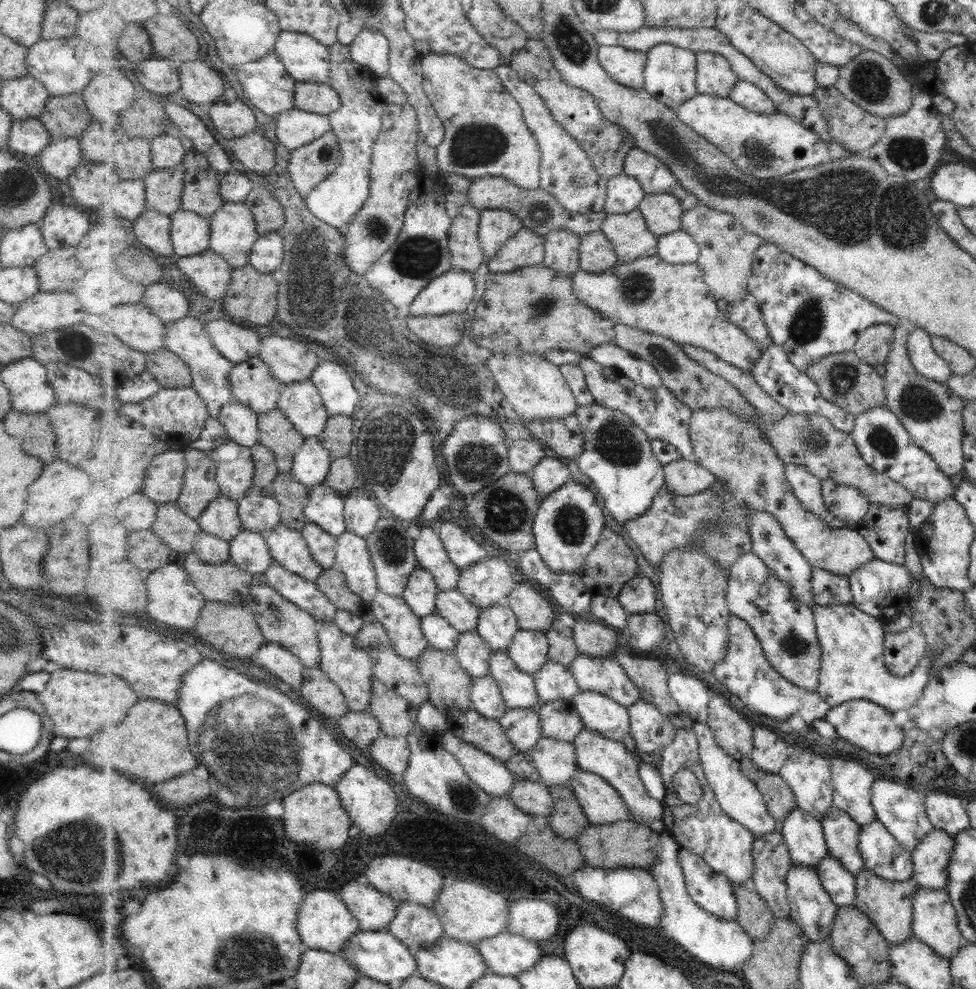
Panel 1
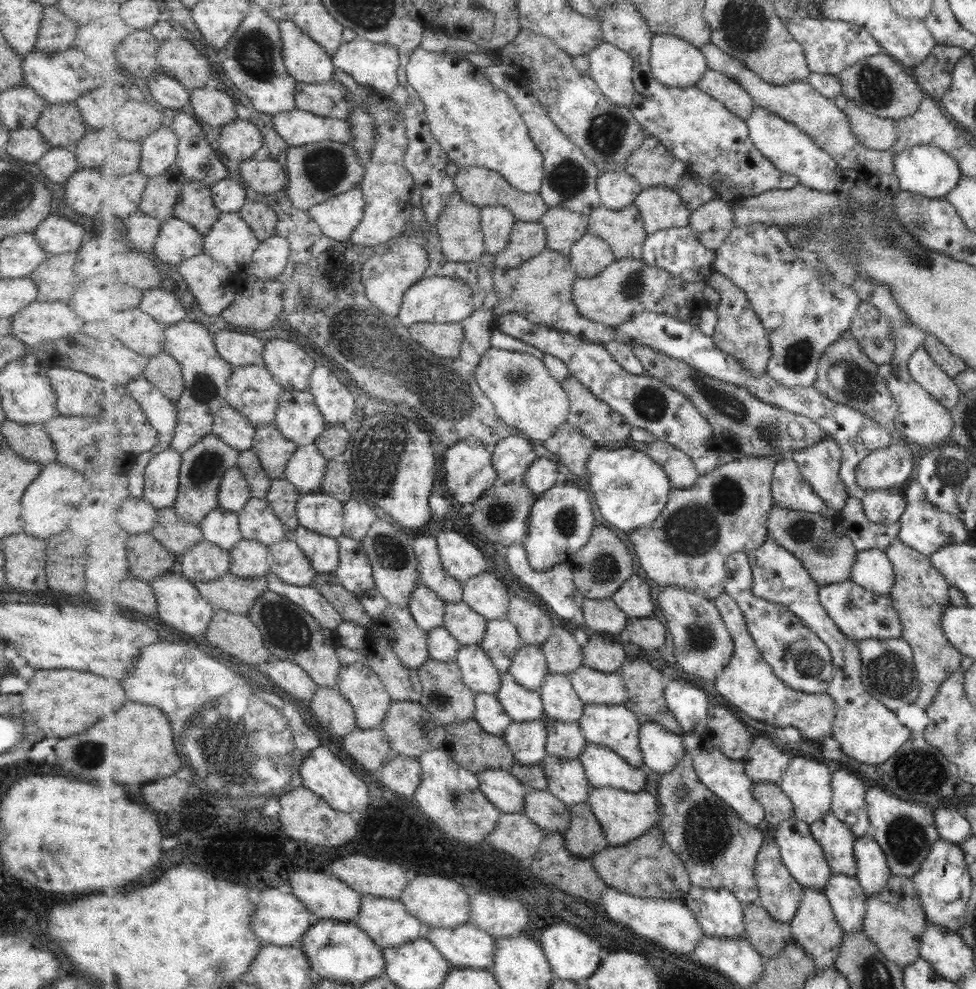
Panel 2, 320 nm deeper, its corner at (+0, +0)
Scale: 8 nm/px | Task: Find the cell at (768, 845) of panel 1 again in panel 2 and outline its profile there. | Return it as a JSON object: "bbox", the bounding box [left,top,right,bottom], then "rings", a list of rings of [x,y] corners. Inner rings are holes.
{"bbox":[756,837,804,923],"rings":[[[767,837],[758,854],[756,879],[759,887],[759,903],[766,907],[775,919],[790,923],[802,905],[804,886],[795,881],[782,861],[782,851],[775,839]]]}

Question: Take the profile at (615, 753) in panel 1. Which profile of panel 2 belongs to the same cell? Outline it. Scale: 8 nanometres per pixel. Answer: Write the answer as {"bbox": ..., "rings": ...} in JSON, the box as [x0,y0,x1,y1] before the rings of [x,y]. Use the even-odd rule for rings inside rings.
{"bbox":[580,743,648,793],"rings":[[[592,743],[580,757],[583,767],[596,788],[615,788],[639,793],[644,791],[648,771],[637,770],[613,750]]]}

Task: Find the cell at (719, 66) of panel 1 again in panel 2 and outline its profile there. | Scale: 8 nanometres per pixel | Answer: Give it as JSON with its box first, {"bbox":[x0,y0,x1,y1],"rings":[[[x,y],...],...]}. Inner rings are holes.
{"bbox":[696,68,754,121],"rings":[[[709,68],[696,87],[718,99],[745,121],[753,114],[754,98],[741,83],[726,74]]]}

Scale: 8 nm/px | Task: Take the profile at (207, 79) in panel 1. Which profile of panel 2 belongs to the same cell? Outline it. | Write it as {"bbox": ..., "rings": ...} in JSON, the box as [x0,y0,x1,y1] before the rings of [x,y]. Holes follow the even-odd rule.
{"bbox":[190,87,237,131],"rings":[[[217,87],[195,88],[190,94],[190,106],[195,116],[215,131],[226,124],[231,124],[237,118],[235,100],[229,94],[217,90]]]}

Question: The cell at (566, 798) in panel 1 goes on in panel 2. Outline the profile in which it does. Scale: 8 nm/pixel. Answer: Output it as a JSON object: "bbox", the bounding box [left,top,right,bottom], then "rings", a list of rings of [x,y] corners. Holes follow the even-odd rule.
{"bbox":[563,811,611,859],"rings":[[[591,811],[579,815],[572,813],[570,829],[563,835],[566,838],[566,849],[583,858],[593,859],[596,853],[611,845],[593,811],[592,814]]]}

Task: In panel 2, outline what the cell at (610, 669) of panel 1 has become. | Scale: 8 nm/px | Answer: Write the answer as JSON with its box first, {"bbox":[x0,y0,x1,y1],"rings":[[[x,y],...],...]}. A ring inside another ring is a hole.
{"bbox":[568,665,630,705],"rings":[[[583,665],[568,677],[587,705],[624,704],[630,697],[630,691],[619,673],[607,673]]]}

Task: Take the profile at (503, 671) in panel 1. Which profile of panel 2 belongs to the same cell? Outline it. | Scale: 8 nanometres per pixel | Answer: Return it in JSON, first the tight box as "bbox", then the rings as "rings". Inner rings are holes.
{"bbox":[496,671,544,721],"rings":[[[509,671],[501,672],[502,685],[496,694],[513,721],[537,720],[543,716],[544,702],[541,691],[521,686]]]}

